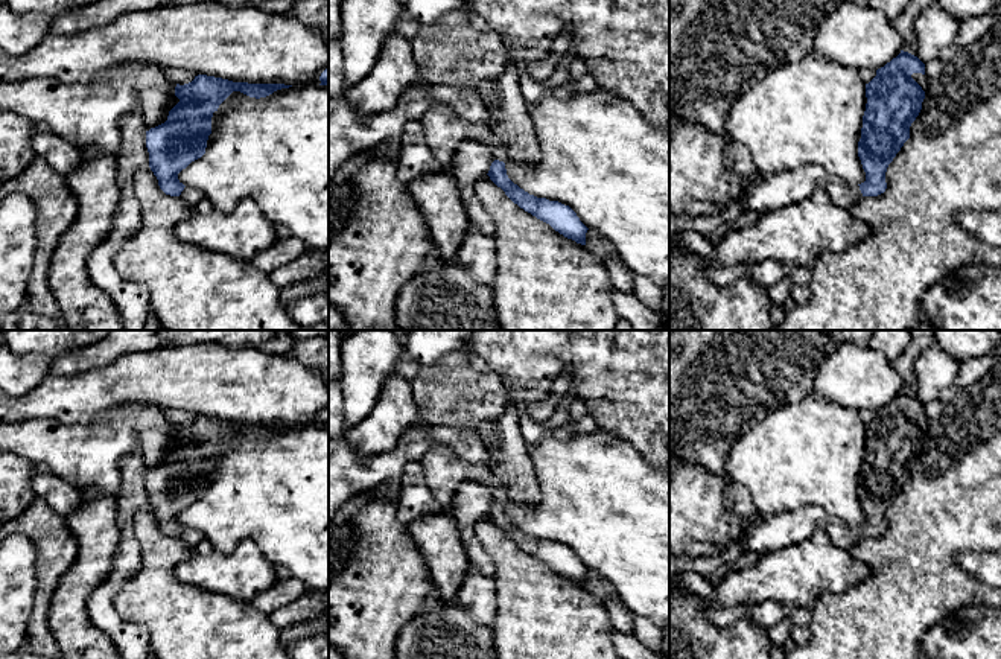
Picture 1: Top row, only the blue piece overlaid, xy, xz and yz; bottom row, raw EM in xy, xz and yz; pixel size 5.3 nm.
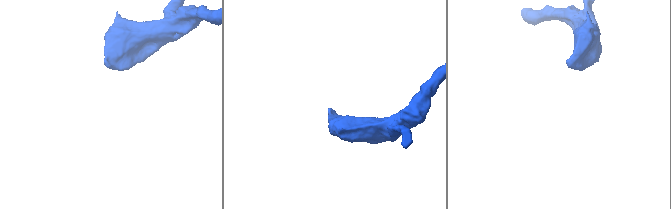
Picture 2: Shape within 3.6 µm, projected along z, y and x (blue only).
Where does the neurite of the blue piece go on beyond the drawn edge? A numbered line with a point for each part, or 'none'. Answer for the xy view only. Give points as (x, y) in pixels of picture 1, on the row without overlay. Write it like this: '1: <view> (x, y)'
1: xy (190, 536)

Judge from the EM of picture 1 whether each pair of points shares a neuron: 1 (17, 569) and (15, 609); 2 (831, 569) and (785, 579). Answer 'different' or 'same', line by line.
1: same
2: same

